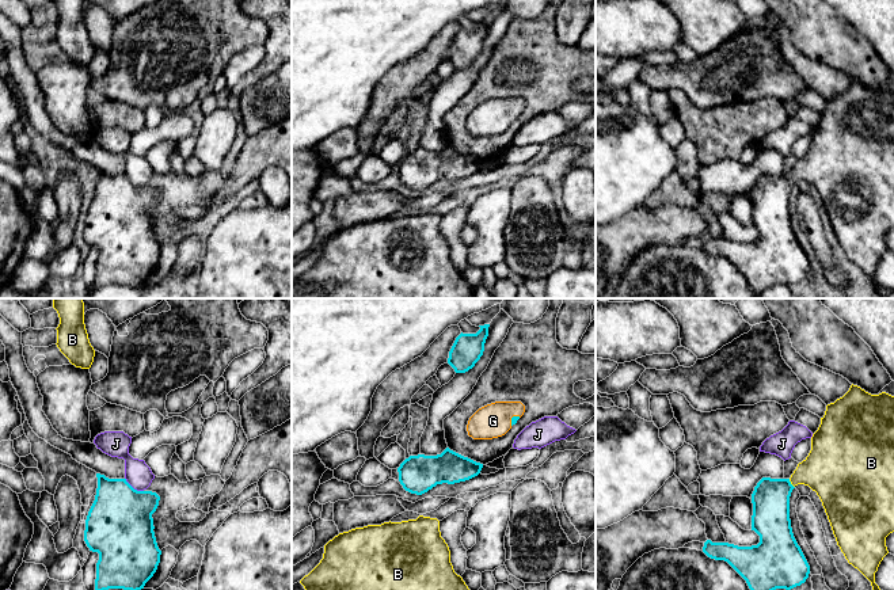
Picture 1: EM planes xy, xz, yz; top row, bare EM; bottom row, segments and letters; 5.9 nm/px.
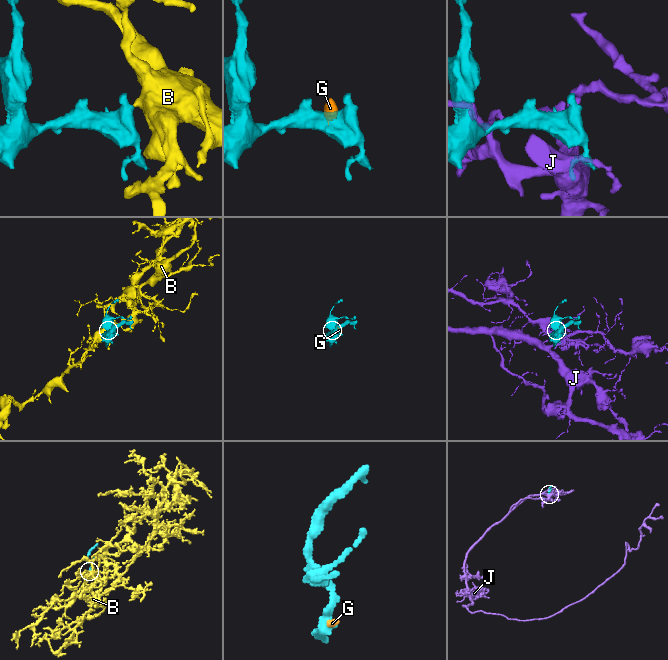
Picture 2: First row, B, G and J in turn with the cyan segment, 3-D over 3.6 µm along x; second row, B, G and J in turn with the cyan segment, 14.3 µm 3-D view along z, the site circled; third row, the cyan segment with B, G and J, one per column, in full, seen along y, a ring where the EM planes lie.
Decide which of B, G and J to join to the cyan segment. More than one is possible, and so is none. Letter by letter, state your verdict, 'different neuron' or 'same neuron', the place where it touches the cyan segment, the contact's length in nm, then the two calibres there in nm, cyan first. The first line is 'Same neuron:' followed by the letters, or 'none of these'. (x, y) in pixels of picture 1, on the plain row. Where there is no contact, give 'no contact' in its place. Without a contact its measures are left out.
Same neuron: B, G
B: same neuron | yz (790, 179) | 70 nm | 220/320 nm
G: same neuron | xz (512, 114) | 80 nm | 40/200 nm
J: different neuron | xy (132, 183) | 140 nm | 400/160 nm

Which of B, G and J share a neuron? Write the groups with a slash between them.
B G / J

